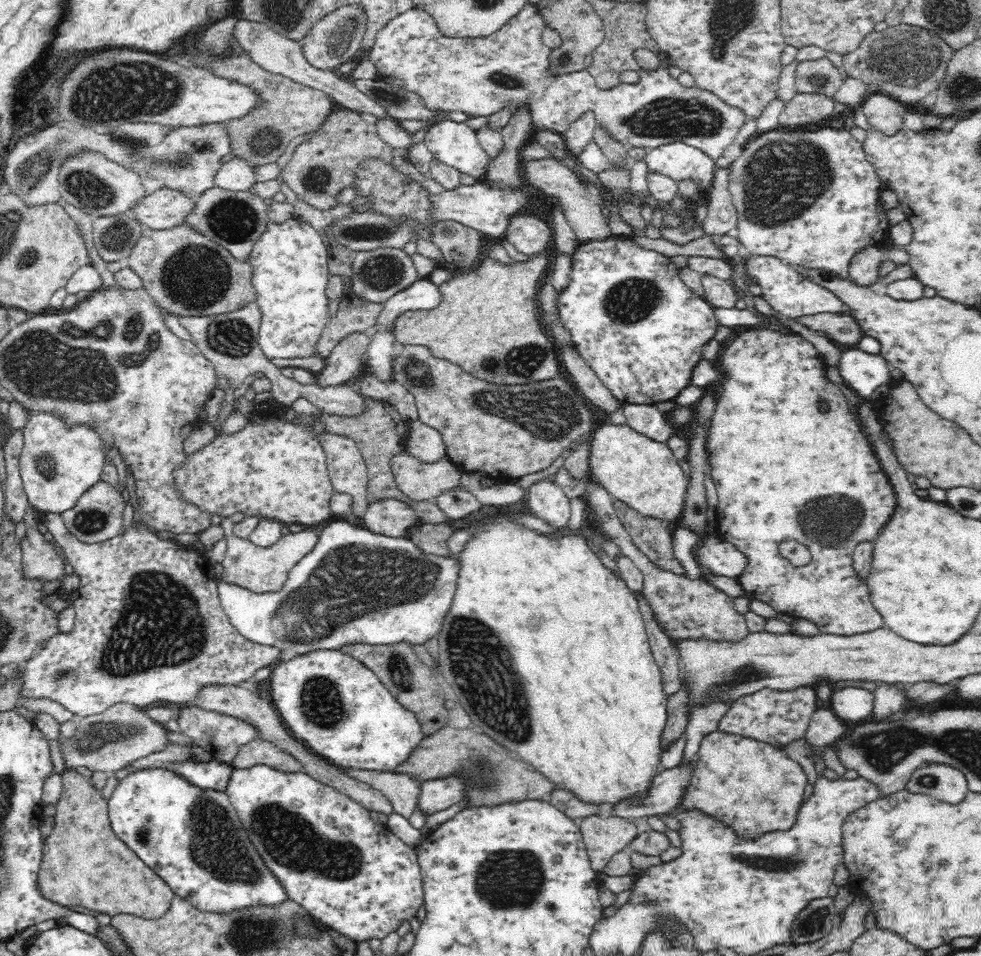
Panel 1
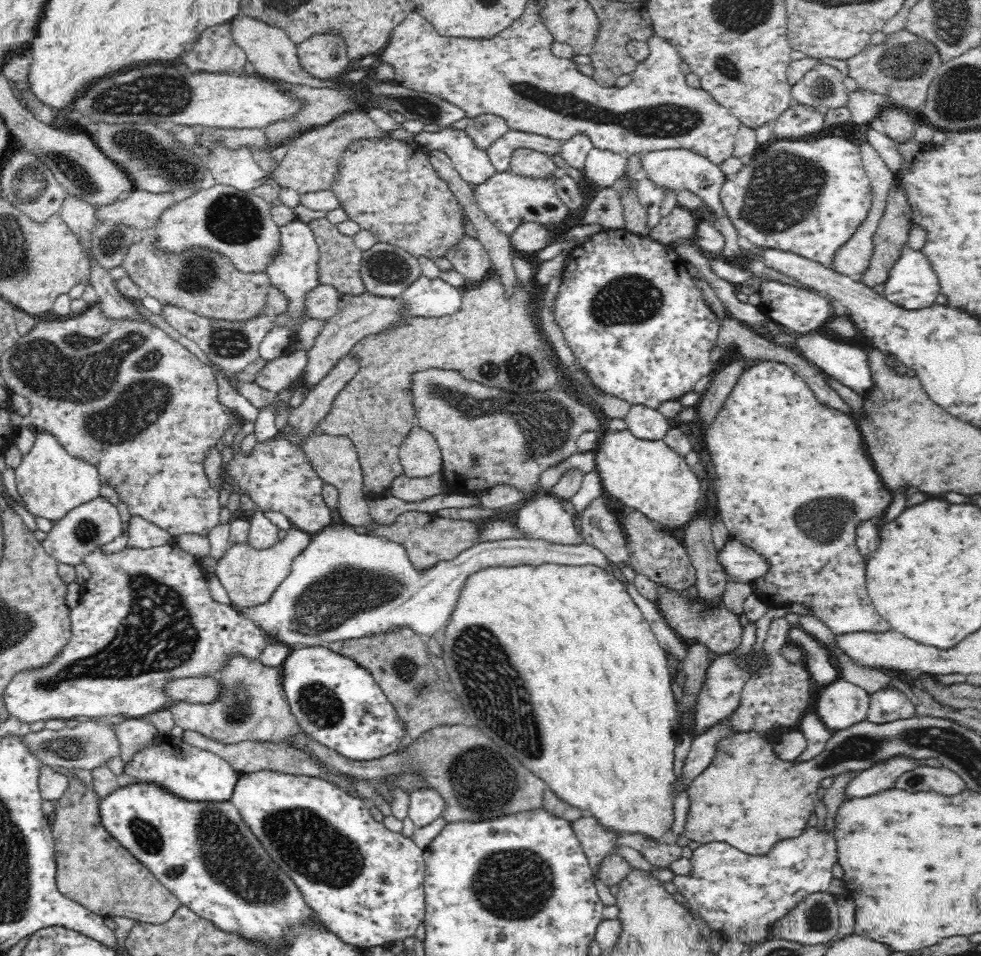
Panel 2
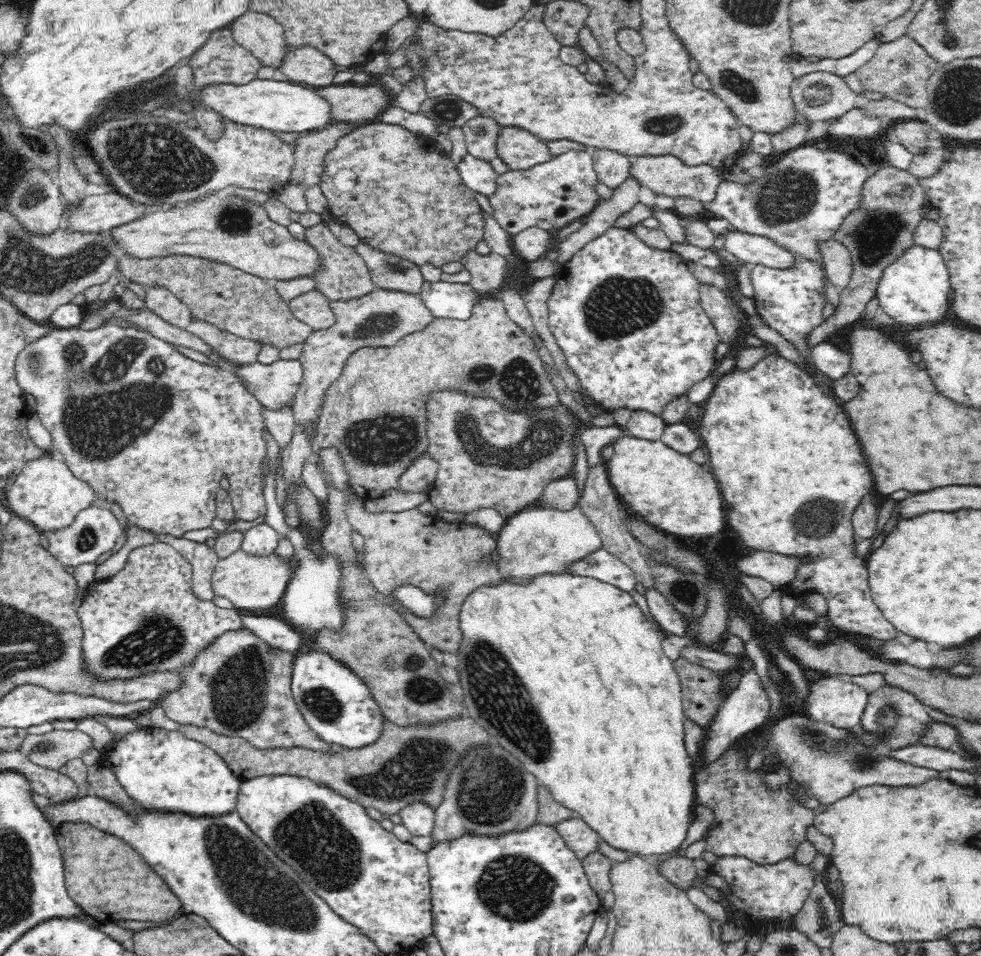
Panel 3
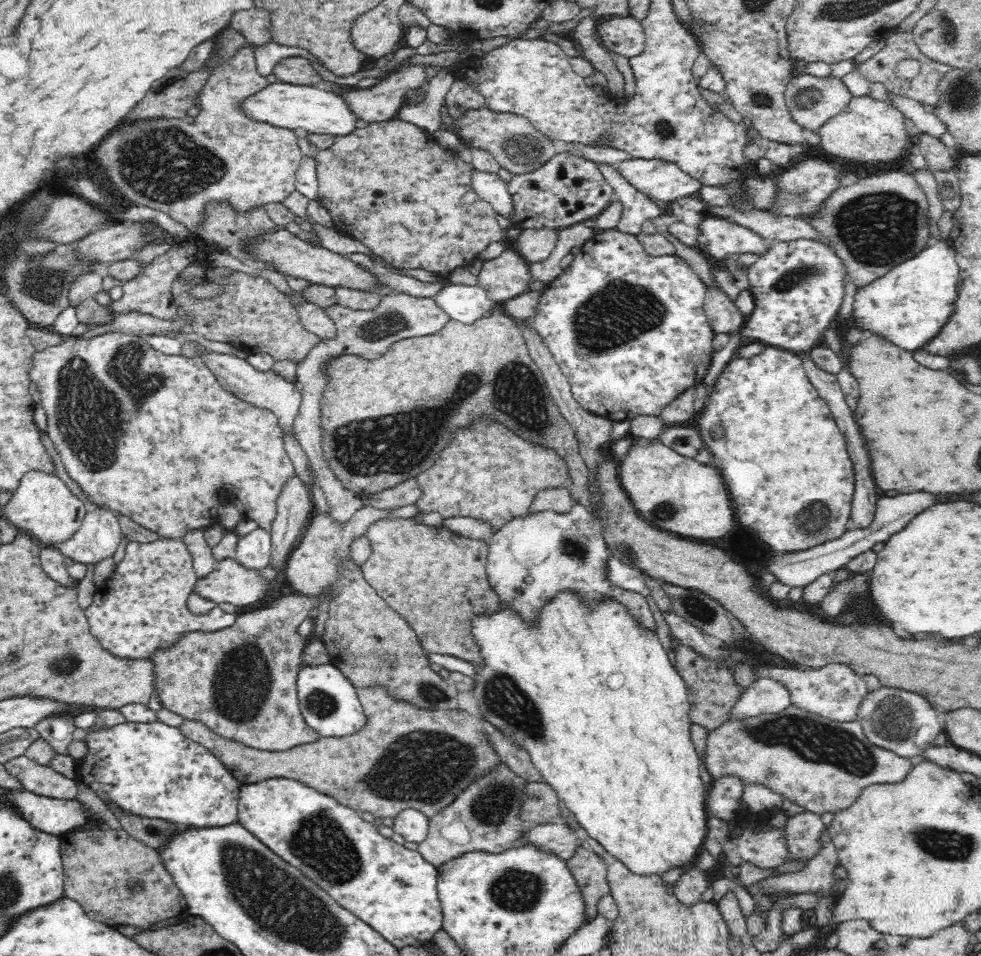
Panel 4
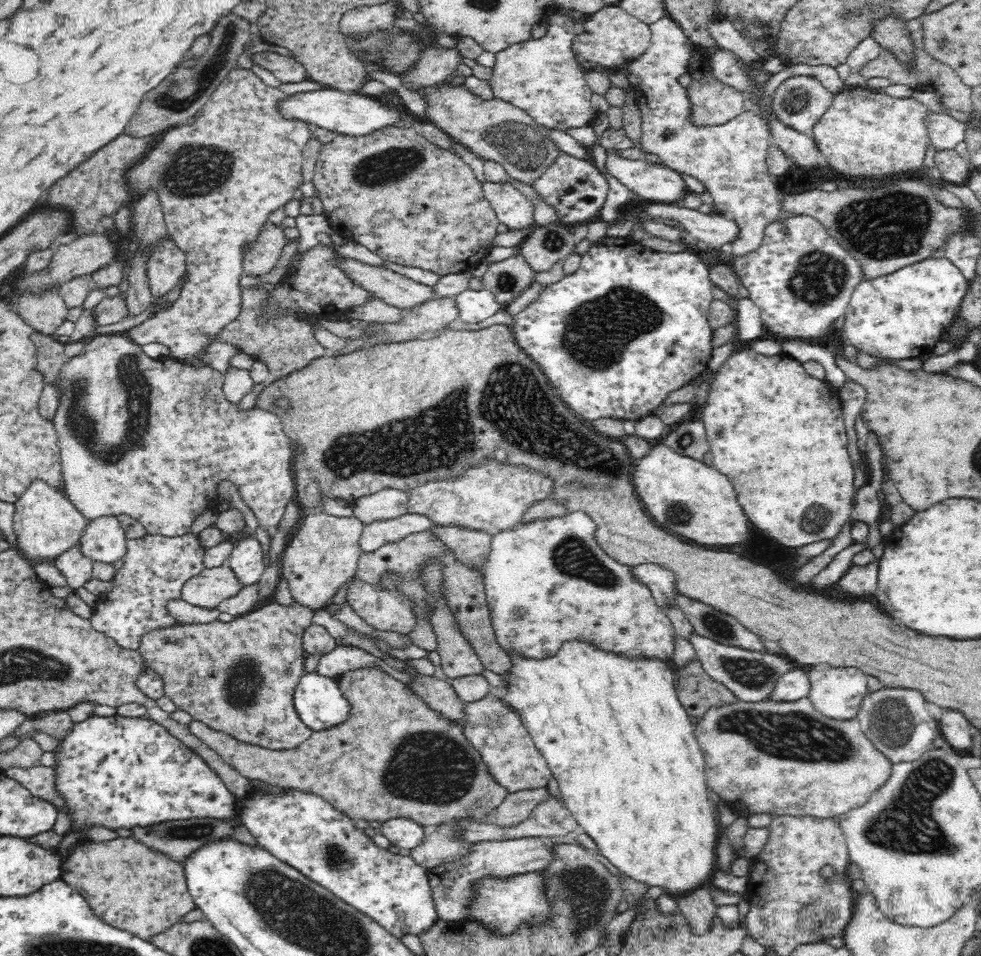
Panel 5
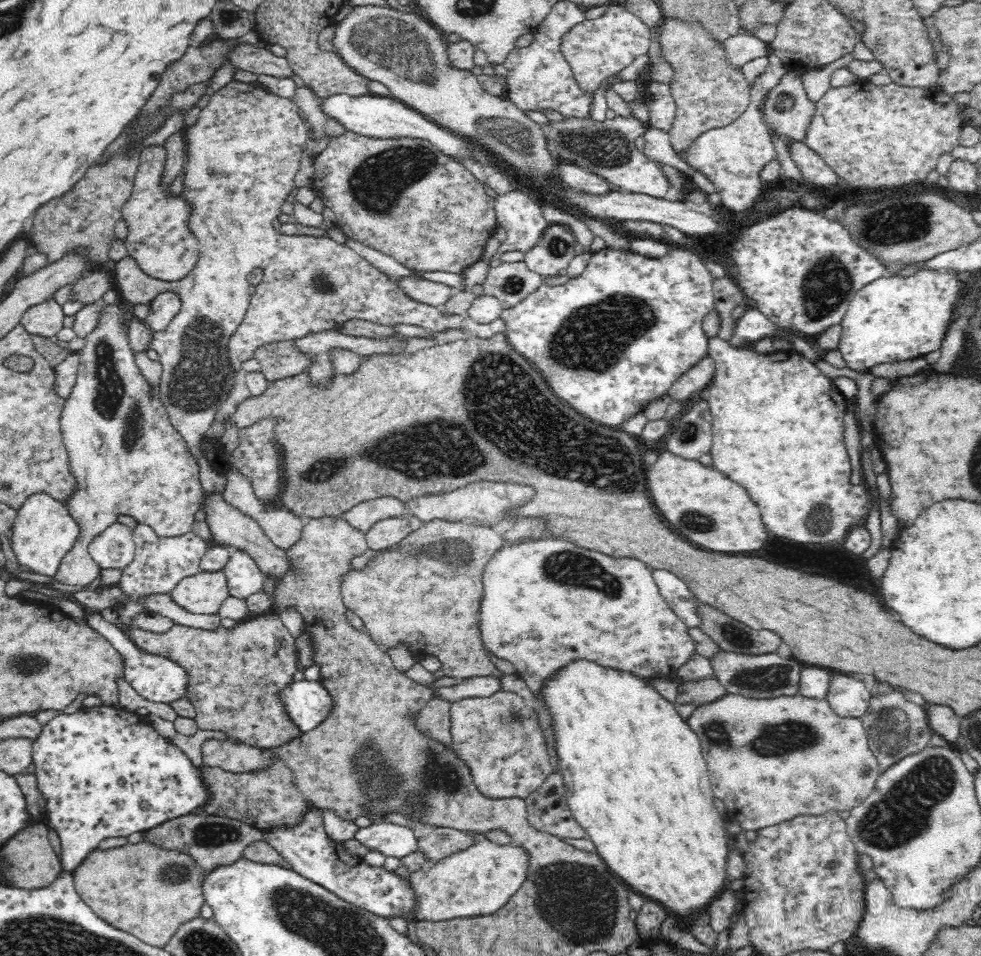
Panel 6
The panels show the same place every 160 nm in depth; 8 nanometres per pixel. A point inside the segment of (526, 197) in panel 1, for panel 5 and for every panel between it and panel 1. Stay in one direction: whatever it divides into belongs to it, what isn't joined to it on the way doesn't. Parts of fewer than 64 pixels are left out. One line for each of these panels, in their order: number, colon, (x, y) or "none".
2: (507, 199)
3: (550, 195)
4: (565, 190)
5: (575, 188)

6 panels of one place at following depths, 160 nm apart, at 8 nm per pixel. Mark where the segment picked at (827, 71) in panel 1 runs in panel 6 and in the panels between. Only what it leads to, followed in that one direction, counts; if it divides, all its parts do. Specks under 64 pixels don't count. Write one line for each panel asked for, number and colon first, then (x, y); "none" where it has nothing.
2: (822, 87)
3: (819, 96)
4: (812, 101)
5: (799, 102)
6: (788, 110)

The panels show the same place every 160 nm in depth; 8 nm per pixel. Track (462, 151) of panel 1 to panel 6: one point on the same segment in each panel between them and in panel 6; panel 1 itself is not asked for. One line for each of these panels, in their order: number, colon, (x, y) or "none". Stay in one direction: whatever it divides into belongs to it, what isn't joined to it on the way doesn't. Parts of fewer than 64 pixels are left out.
2: (473, 164)
3: (479, 176)
4: (490, 187)
5: (514, 209)
6: (522, 218)

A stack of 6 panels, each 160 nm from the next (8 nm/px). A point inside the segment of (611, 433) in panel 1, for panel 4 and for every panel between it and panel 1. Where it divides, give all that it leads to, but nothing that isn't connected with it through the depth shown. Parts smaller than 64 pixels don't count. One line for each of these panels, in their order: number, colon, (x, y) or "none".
2: (646, 475)
3: (671, 492)
4: (672, 492)

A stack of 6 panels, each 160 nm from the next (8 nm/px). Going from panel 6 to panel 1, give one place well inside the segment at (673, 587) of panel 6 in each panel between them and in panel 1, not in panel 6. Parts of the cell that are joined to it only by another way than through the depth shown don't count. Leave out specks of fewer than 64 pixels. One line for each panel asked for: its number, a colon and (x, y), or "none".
1: (357, 586)
2: (344, 586)
3: (600, 564)
4: (619, 573)
5: (660, 582)

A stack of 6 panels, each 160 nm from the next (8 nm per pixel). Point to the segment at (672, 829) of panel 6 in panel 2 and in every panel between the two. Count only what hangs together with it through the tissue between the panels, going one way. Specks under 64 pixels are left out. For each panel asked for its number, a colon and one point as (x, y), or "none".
2: (591, 711)
3: (600, 723)
4: (588, 692)
5: (617, 739)

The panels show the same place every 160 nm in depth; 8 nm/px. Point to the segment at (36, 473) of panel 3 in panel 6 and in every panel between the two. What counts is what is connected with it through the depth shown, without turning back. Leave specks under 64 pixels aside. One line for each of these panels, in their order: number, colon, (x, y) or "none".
4: (42, 505)
5: (46, 523)
6: (44, 531)

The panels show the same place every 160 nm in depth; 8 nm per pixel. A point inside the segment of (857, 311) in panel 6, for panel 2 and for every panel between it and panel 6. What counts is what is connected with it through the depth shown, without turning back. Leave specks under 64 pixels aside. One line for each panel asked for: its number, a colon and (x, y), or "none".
2: (912, 283)
3: (914, 288)
4: (908, 305)
5: (904, 314)

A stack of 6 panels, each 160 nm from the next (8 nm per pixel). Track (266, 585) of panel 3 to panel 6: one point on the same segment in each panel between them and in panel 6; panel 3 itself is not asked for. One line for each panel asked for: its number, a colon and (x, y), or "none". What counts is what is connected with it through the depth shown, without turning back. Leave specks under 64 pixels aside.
4: (231, 582)
5: (208, 590)
6: (204, 593)

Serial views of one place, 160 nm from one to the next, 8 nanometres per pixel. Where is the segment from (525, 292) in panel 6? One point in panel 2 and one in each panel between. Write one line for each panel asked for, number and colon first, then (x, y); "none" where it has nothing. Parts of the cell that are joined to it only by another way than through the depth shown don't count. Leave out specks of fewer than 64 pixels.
2: (468, 256)
3: (487, 273)
4: (507, 276)
5: (506, 279)

